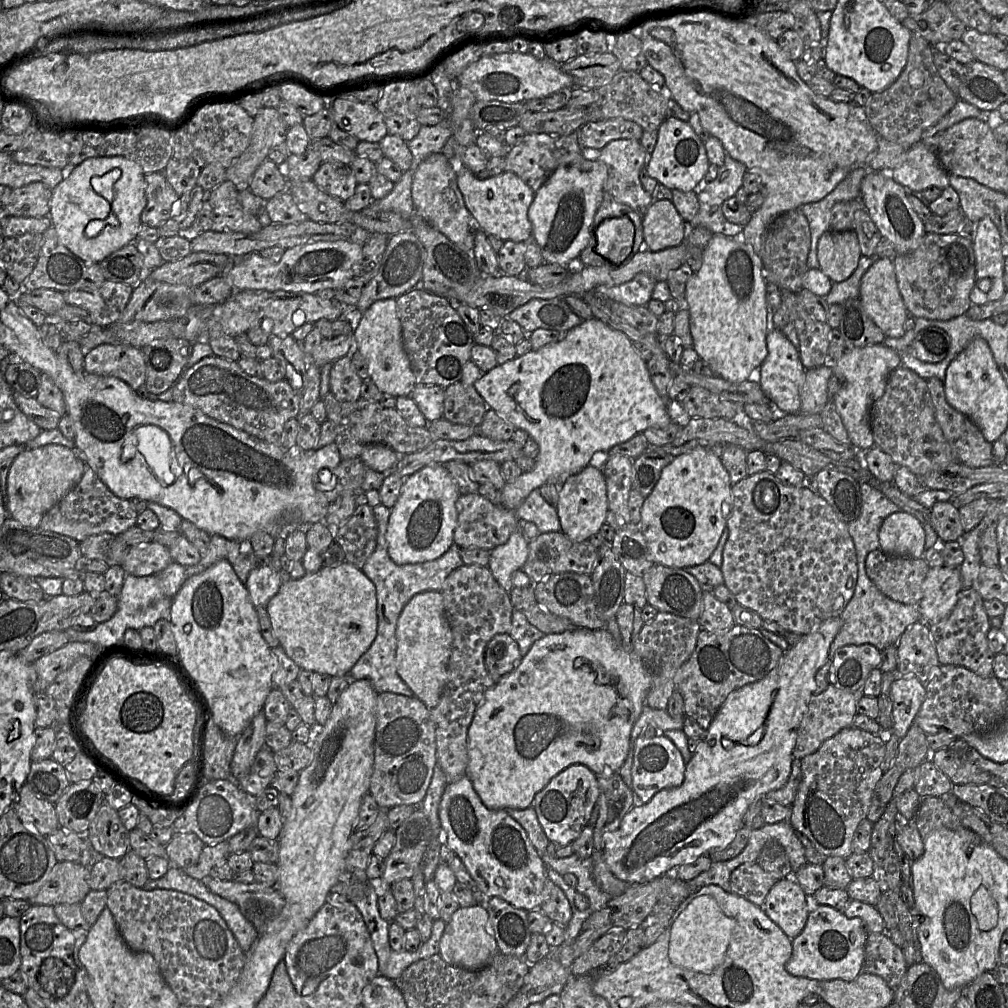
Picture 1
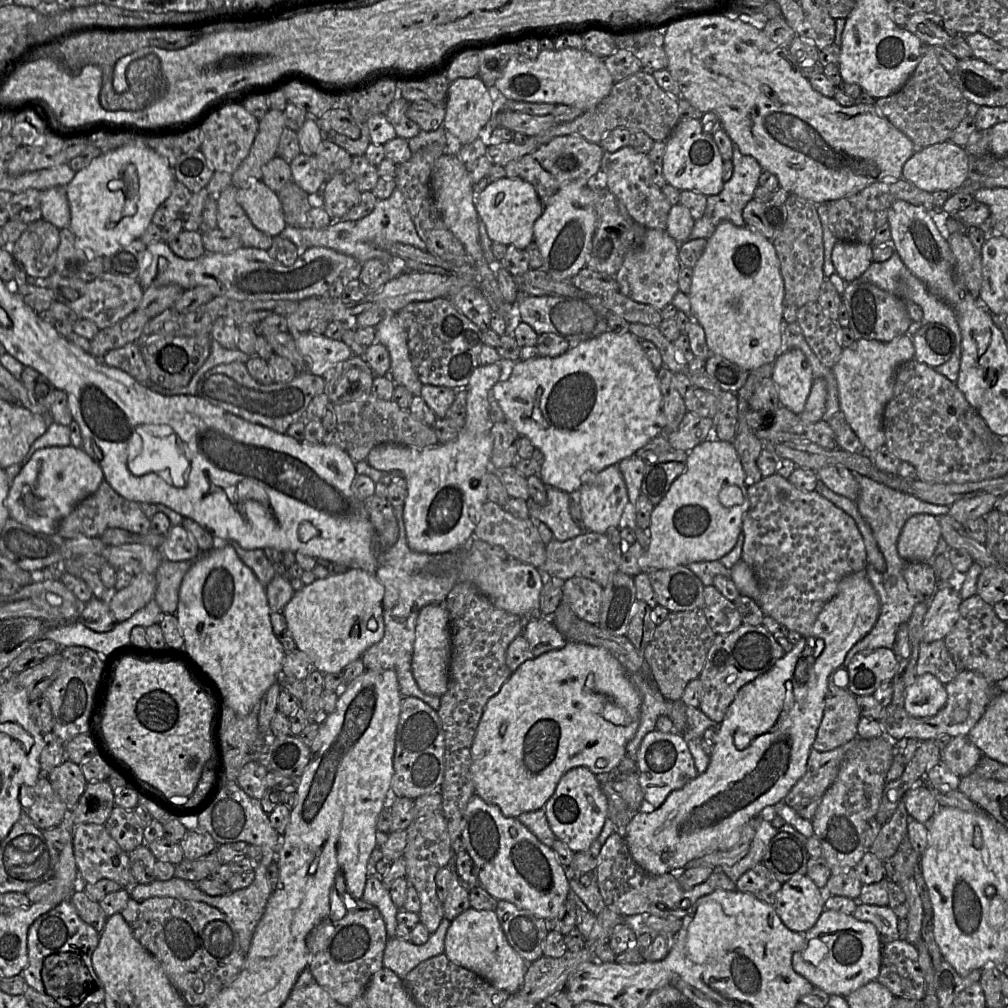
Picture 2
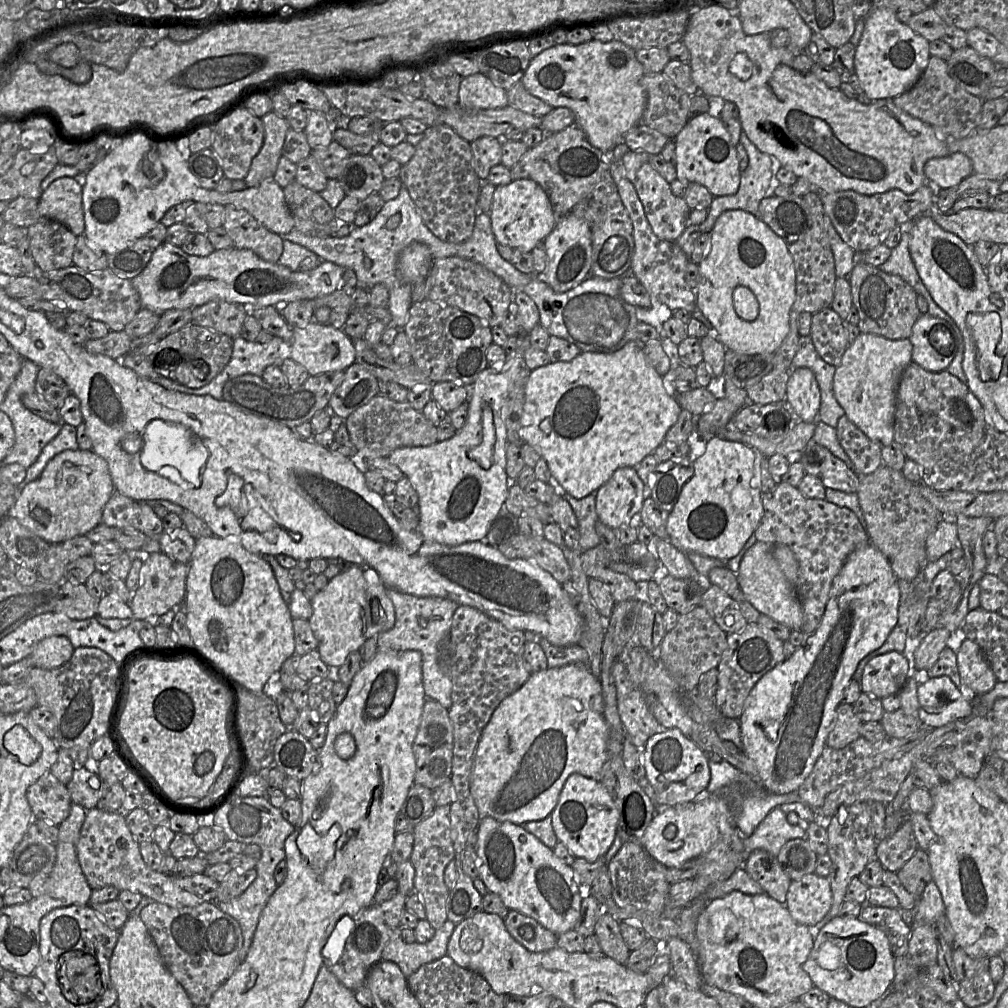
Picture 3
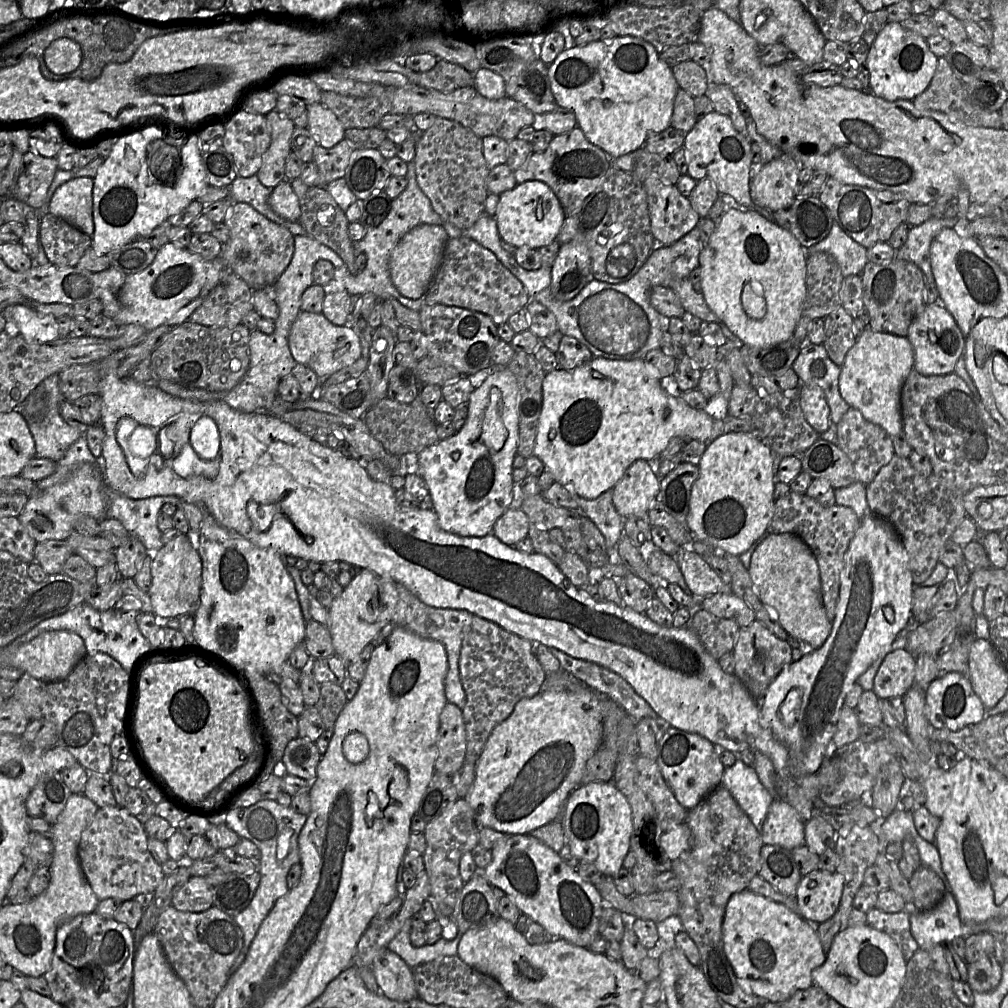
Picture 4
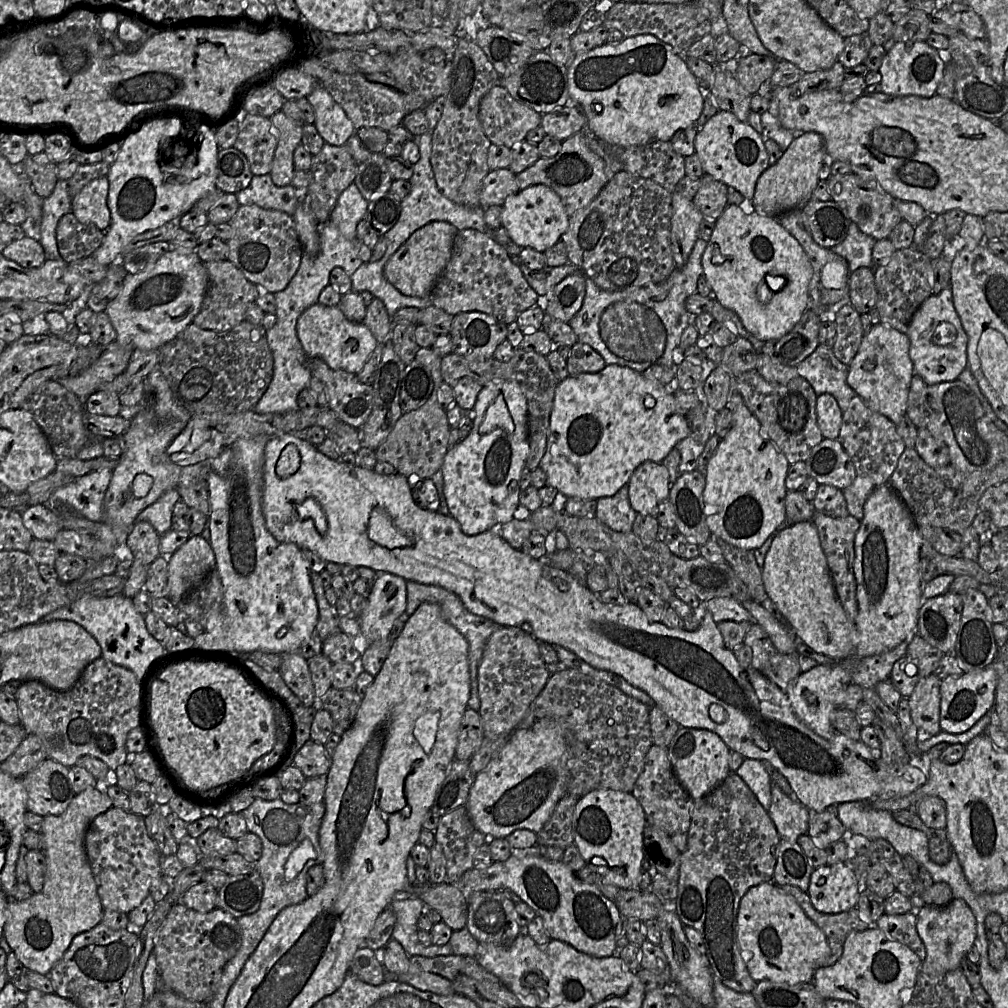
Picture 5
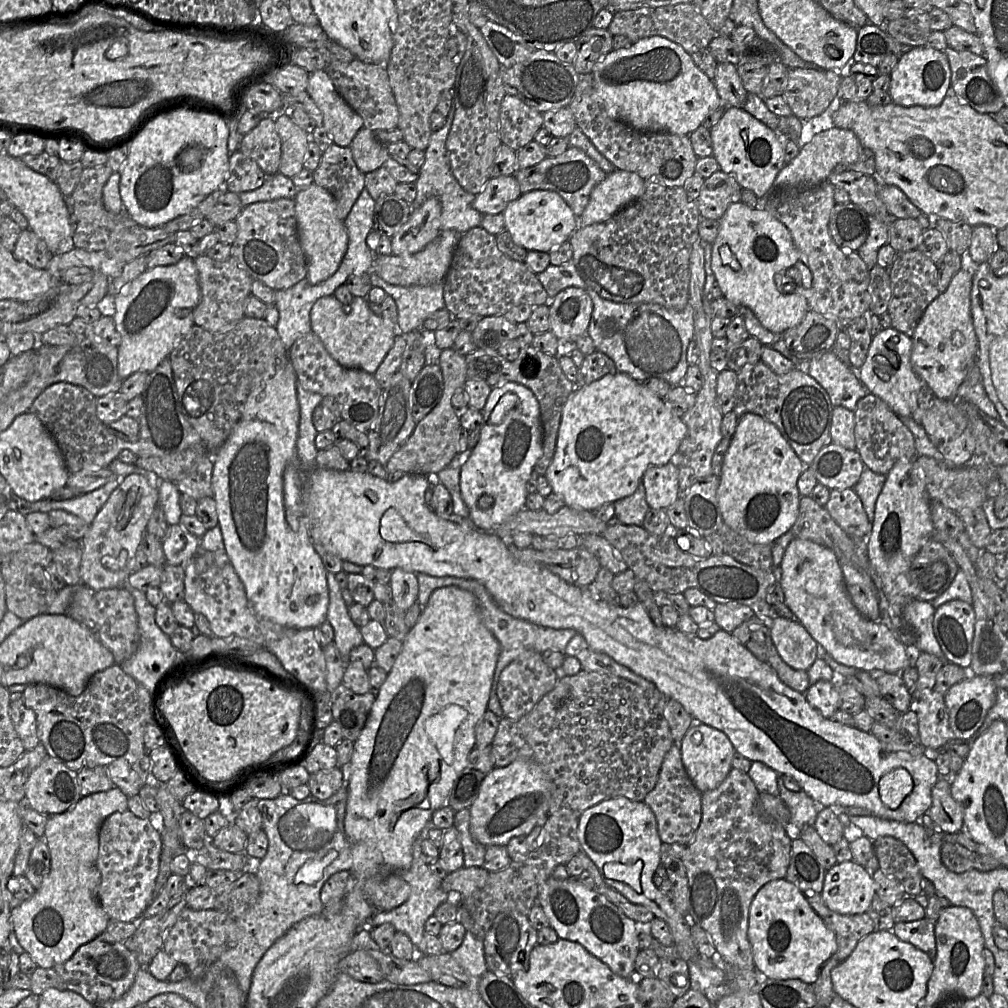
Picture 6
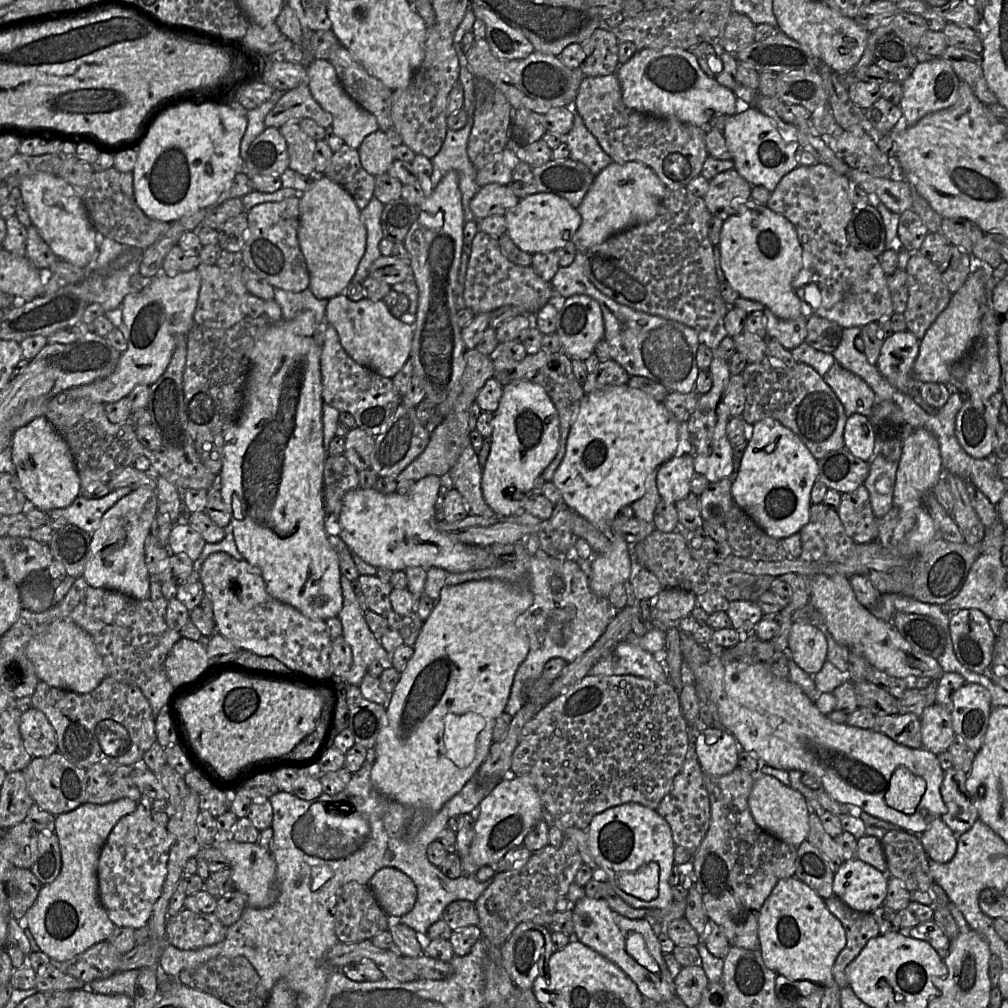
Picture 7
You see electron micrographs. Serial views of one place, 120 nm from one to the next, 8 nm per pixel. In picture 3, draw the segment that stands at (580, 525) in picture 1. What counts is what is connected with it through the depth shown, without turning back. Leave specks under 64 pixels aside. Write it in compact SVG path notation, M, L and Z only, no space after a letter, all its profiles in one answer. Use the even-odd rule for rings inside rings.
M620 467L595 492L597 516L609 528L629 527L645 498L645 486L635 467Z

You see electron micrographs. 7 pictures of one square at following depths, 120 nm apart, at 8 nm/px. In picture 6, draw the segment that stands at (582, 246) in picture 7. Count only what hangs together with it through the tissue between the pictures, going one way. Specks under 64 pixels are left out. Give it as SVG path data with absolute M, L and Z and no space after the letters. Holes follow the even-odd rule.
M616 169L607 174L592 190L585 210L577 218L577 229L609 220L644 190L645 180L636 173Z

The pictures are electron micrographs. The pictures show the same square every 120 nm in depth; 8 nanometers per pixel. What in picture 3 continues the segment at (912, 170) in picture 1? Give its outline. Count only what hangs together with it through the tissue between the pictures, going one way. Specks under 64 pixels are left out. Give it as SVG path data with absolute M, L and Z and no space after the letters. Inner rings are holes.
M960 152L928 160L924 166L928 183L946 189L960 184L974 173L970 158Z

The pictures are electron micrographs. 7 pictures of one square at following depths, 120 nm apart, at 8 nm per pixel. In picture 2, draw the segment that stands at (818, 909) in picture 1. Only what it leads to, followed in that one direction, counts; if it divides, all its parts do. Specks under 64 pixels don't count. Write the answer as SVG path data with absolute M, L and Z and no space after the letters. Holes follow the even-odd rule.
M824 910L816 924L805 932L802 948L792 957L792 967L796 973L807 979L815 988L830 995L846 998L861 986L877 980L881 965L882 944L875 926L861 922L852 915L835 910Z

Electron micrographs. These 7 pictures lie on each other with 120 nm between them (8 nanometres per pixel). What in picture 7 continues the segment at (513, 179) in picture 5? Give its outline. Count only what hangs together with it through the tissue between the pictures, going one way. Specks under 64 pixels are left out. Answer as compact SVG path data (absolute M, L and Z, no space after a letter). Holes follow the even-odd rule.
M487 184L470 201L470 209L475 220L489 216L505 216L507 210L515 207L520 199L508 185Z

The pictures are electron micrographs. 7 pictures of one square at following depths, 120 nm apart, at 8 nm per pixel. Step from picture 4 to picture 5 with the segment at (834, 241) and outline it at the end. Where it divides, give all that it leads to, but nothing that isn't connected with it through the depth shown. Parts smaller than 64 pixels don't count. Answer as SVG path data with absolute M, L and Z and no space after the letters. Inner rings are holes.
M851 223L846 238L828 249L846 261L847 270L851 273L859 268L874 268L872 248L875 243L874 238L861 232L855 223Z

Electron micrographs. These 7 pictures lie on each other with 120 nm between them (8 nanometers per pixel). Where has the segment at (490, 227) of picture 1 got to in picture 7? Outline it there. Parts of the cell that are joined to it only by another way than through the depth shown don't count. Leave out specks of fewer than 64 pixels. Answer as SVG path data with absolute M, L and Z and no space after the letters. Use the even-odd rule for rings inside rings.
M550 193L532 194L505 213L507 233L515 245L529 254L557 252L571 242L582 218L565 198Z

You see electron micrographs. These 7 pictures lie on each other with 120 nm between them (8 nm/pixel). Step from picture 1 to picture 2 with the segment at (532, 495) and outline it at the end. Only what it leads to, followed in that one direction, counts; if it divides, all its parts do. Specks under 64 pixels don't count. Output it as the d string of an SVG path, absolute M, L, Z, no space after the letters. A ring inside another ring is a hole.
M552 486L547 487L547 502L545 505L538 505L531 499L527 501L530 518L547 525L554 539L566 541L572 539L586 530L582 522L576 522L570 510L570 495Z

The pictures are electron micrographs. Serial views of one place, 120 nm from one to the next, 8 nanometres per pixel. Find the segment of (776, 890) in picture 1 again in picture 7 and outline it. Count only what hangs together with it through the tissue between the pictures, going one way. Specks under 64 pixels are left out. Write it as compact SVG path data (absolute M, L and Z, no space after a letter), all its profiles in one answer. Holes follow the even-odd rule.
M857 858L844 861L834 873L834 895L860 912L872 913L883 905L887 886L887 874Z

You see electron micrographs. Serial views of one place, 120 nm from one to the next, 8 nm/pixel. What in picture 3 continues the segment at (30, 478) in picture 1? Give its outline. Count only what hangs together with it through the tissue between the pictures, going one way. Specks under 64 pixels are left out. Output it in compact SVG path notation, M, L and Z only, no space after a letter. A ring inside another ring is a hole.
M65 450L55 455L38 478L20 487L11 509L18 522L46 542L58 544L85 535L101 523L102 512L115 491L107 462L92 450Z

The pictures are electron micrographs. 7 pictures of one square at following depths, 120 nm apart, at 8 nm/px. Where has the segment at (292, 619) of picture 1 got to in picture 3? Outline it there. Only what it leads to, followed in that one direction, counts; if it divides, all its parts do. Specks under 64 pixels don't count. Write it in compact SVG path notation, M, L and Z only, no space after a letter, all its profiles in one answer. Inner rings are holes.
M348 565L311 600L313 613L308 622L318 640L317 651L329 668L336 670L351 653L359 651L368 639L393 627L395 609L388 589L372 568Z

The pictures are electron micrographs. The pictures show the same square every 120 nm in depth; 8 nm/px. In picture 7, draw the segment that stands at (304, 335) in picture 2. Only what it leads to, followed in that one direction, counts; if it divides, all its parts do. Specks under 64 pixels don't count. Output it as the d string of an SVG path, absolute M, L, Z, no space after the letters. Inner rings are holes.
M340 294L328 300L325 320L335 328L342 347L355 362L384 377L393 378L410 358L414 324L394 317L383 300L352 301Z

